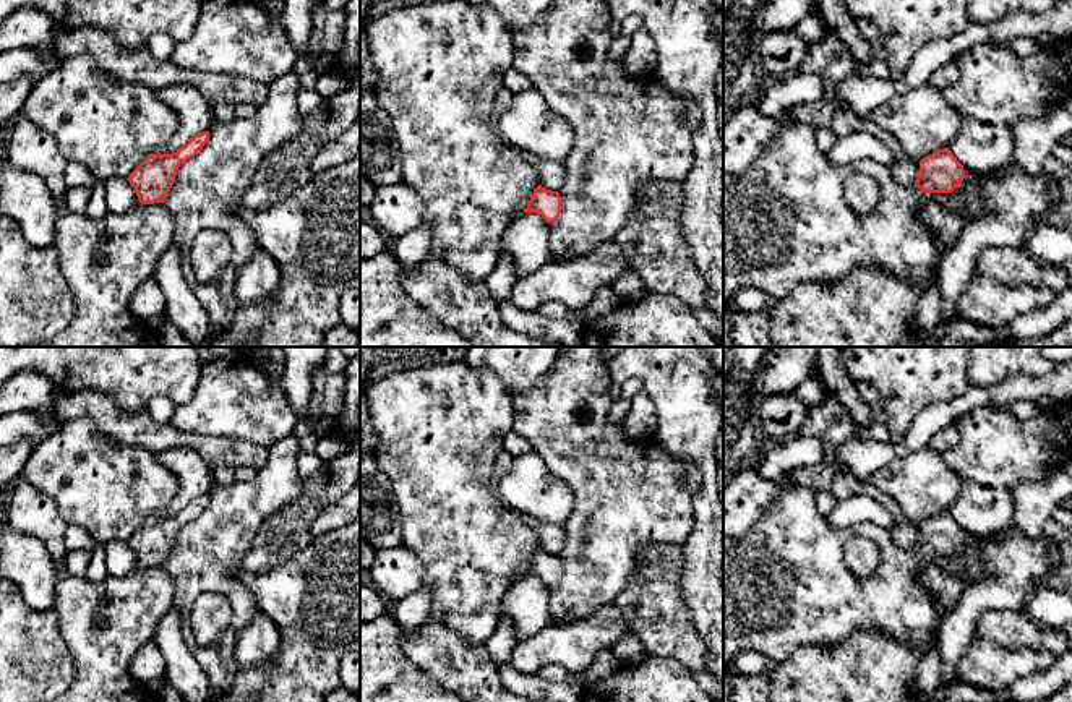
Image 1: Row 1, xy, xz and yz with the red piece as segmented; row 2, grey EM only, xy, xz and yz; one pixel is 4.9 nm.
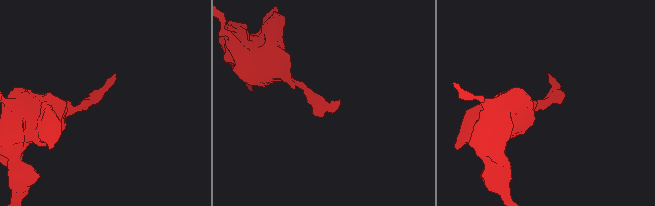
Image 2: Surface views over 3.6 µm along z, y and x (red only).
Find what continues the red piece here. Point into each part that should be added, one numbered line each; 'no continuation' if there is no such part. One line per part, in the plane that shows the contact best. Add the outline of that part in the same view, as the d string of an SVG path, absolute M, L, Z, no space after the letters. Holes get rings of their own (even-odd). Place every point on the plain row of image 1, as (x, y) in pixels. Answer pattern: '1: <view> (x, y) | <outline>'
no continuation

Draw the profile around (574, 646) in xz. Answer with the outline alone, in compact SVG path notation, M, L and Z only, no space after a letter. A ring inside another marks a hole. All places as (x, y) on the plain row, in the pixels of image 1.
M608 605L584 621L555 623L532 639L519 640L509 665L521 674L534 674L547 665L582 673L600 648L611 648L628 632L632 631L623 611Z

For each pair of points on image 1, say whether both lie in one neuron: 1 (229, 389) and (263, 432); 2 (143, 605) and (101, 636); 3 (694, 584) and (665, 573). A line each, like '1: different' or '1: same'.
1: same
2: same
3: different

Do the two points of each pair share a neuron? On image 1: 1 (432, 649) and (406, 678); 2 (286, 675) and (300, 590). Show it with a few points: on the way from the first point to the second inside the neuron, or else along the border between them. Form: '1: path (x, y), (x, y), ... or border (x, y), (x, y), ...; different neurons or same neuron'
1: border (401, 631), (401, 652), (440, 684); different neurons
2: path (297, 654), (297, 612); same neuron

